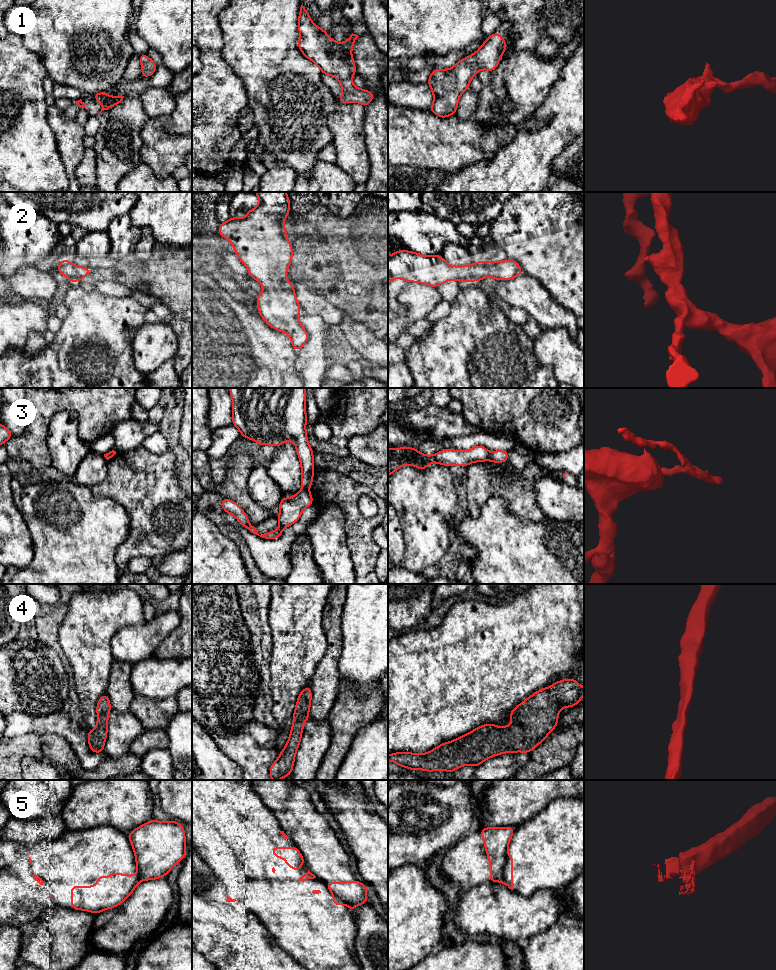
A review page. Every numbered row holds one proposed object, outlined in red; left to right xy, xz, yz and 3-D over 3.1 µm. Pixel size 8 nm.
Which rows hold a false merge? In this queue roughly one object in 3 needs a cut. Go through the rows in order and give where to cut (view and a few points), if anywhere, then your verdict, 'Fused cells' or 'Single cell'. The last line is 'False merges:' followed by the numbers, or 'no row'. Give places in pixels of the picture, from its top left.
1: No split. Single cell
2: No split. Single cell
3: Split along yz (490, 453), (487, 459). Fused cells
4: No split. Single cell
5: Split along yz (507, 854), (503, 877), (500, 881). Fused cells
False merges: 3, 5

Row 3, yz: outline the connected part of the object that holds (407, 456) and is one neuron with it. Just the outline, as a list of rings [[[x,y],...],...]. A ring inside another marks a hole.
[[[476,445],[467,451],[445,449],[433,455],[424,455],[416,448],[399,446],[399,453],[396,448],[388,448],[388,476],[404,465],[413,465],[419,470],[424,470],[431,462],[451,467],[468,466],[473,462],[484,462],[489,459],[490,452],[481,445]]]

